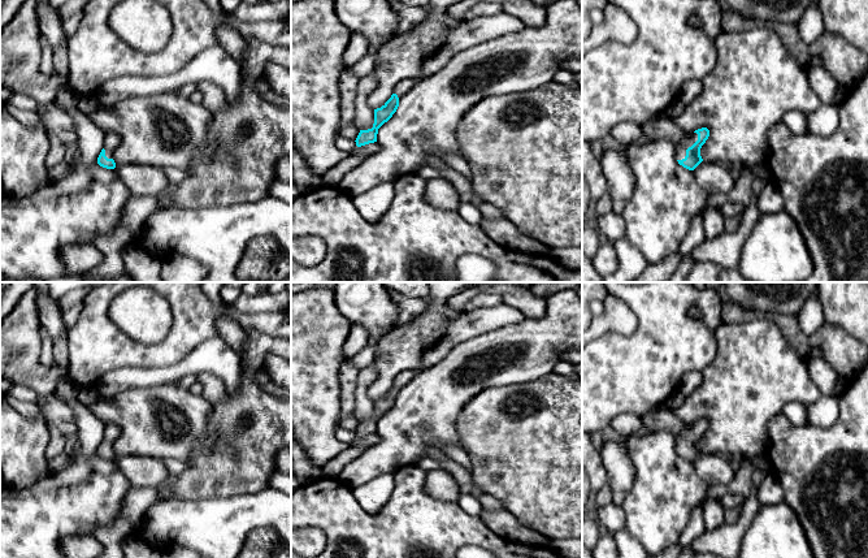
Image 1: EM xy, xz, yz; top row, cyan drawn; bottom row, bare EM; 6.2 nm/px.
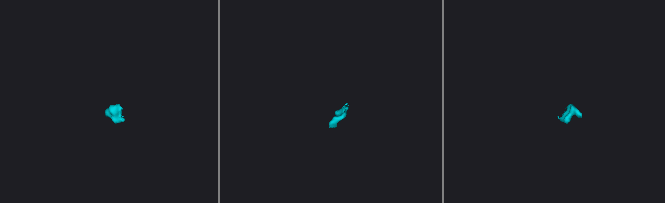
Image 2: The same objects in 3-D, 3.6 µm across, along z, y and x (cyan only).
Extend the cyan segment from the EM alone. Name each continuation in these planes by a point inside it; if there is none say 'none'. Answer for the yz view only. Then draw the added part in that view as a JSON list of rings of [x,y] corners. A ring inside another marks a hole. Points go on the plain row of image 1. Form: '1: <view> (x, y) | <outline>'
1: yz (660, 418) | [[[665,405],[654,407],[650,412],[643,415],[642,423],[646,431],[667,431],[673,433],[676,437],[677,451],[685,450],[686,441],[698,432],[696,424],[686,424],[681,421]]]

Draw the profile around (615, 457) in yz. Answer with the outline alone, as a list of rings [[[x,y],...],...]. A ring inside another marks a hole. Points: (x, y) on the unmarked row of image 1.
[[[607,440],[600,447],[600,457],[608,473],[613,502],[621,506],[634,484],[635,475],[625,442]]]

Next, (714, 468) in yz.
[[[702,453],[691,463],[707,485],[728,485],[735,473],[730,458],[724,454]]]

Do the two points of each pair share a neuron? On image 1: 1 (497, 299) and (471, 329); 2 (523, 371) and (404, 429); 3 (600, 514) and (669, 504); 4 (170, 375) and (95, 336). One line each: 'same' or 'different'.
1: different
2: same
3: different
4: different

